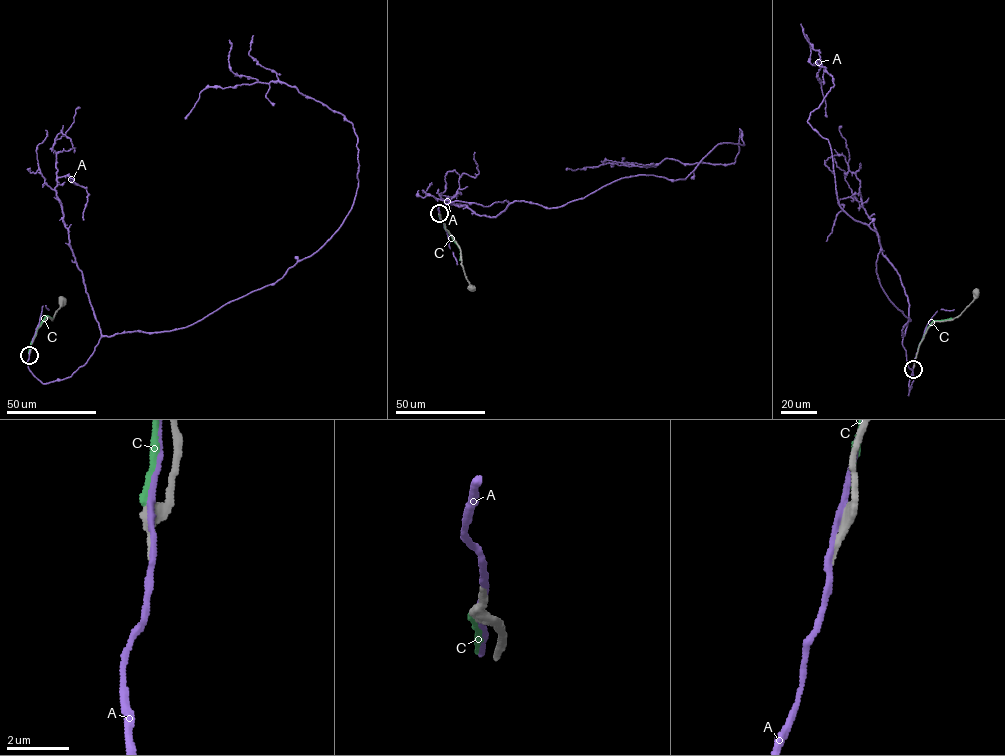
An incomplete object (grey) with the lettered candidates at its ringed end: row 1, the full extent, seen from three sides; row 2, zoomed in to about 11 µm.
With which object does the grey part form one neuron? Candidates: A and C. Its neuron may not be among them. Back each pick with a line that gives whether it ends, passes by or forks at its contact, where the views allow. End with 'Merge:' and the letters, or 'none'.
Merge: none

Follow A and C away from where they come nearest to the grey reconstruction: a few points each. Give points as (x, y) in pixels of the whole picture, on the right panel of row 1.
A: (913, 367), (908, 395), (911, 319), (807, 121), (834, 86), (820, 59), (827, 117)
C: (914, 366), (928, 326), (933, 321), (952, 318)

